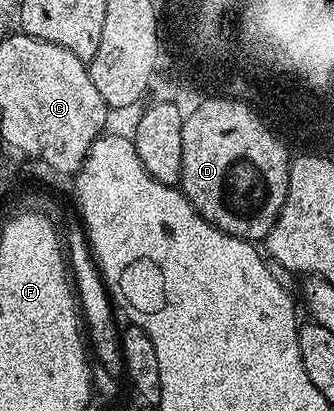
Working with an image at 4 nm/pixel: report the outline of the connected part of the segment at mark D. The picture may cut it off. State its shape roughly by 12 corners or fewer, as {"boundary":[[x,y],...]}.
{"boundary":[[243,100],[184,118],[179,188],[214,228],[267,238],[290,153]]}

